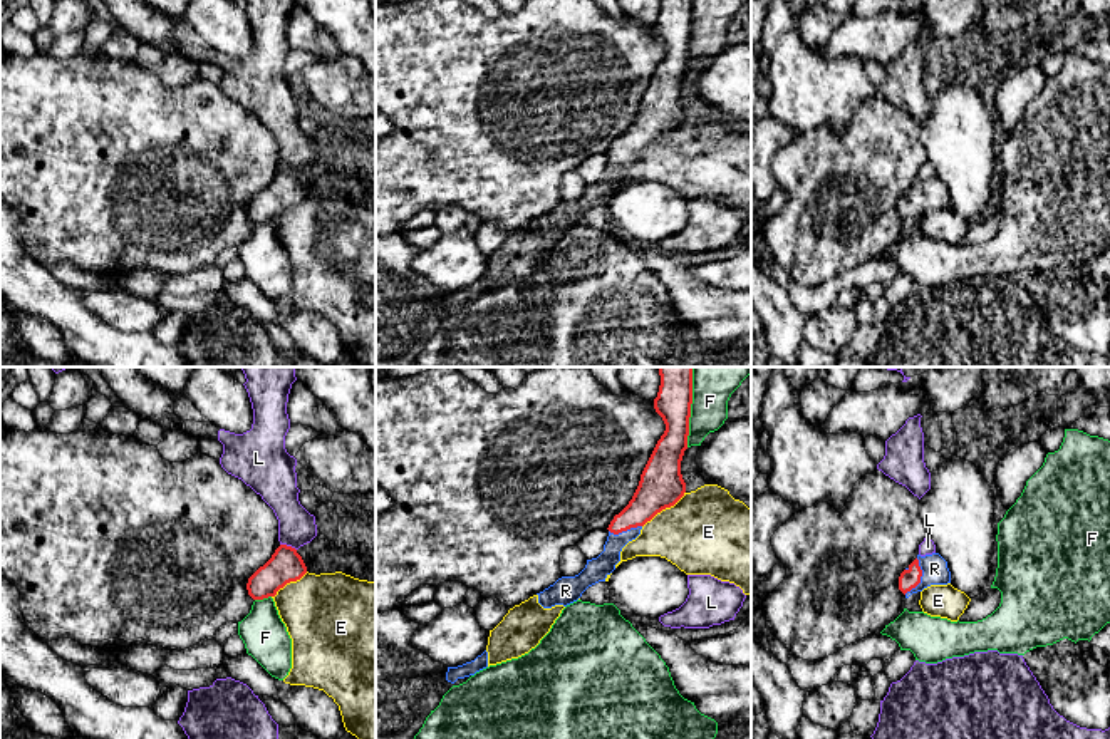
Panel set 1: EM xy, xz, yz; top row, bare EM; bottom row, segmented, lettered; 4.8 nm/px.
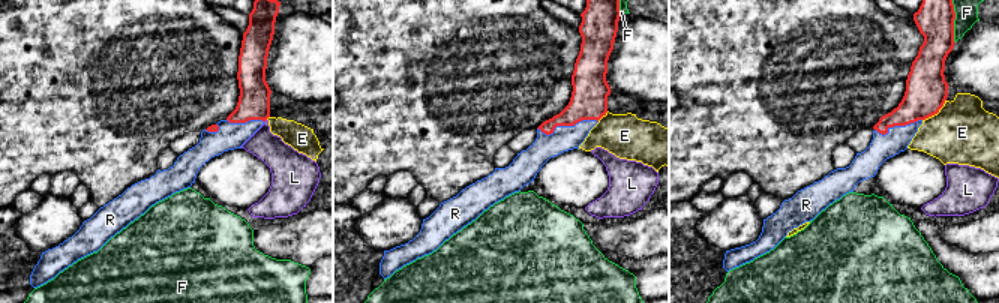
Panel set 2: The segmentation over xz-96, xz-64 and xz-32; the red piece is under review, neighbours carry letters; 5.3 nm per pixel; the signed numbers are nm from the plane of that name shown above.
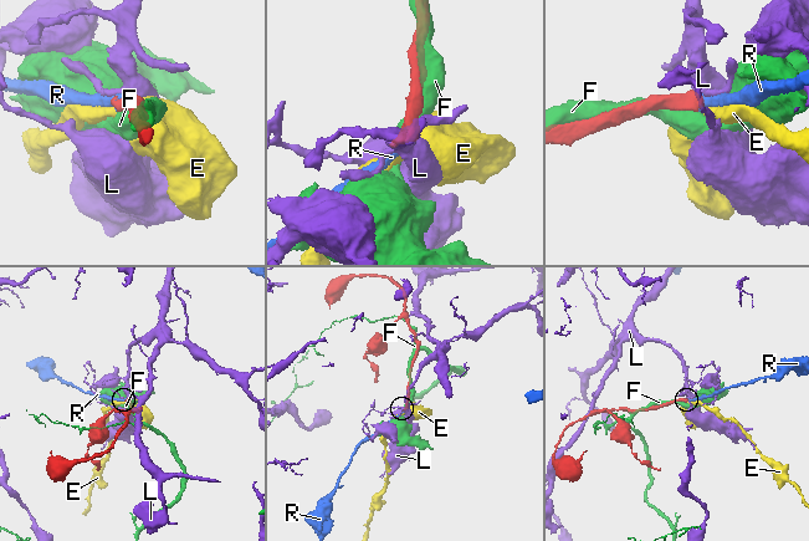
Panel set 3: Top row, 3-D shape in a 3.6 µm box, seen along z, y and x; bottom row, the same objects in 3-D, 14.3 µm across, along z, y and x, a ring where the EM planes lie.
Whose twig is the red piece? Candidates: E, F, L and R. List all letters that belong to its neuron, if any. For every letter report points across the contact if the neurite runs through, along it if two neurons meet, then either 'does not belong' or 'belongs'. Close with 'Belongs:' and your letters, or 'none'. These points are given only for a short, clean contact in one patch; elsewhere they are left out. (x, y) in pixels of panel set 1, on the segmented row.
E: along xz (684, 491), (673, 505), (658, 511), (643, 527) | does not belong
F: does not belong
L: along xy (280, 543), (290, 545), (295, 550) | does not belong
R: across yz (909, 578), (919, 578), (934, 568) | belongs
Belongs: R

